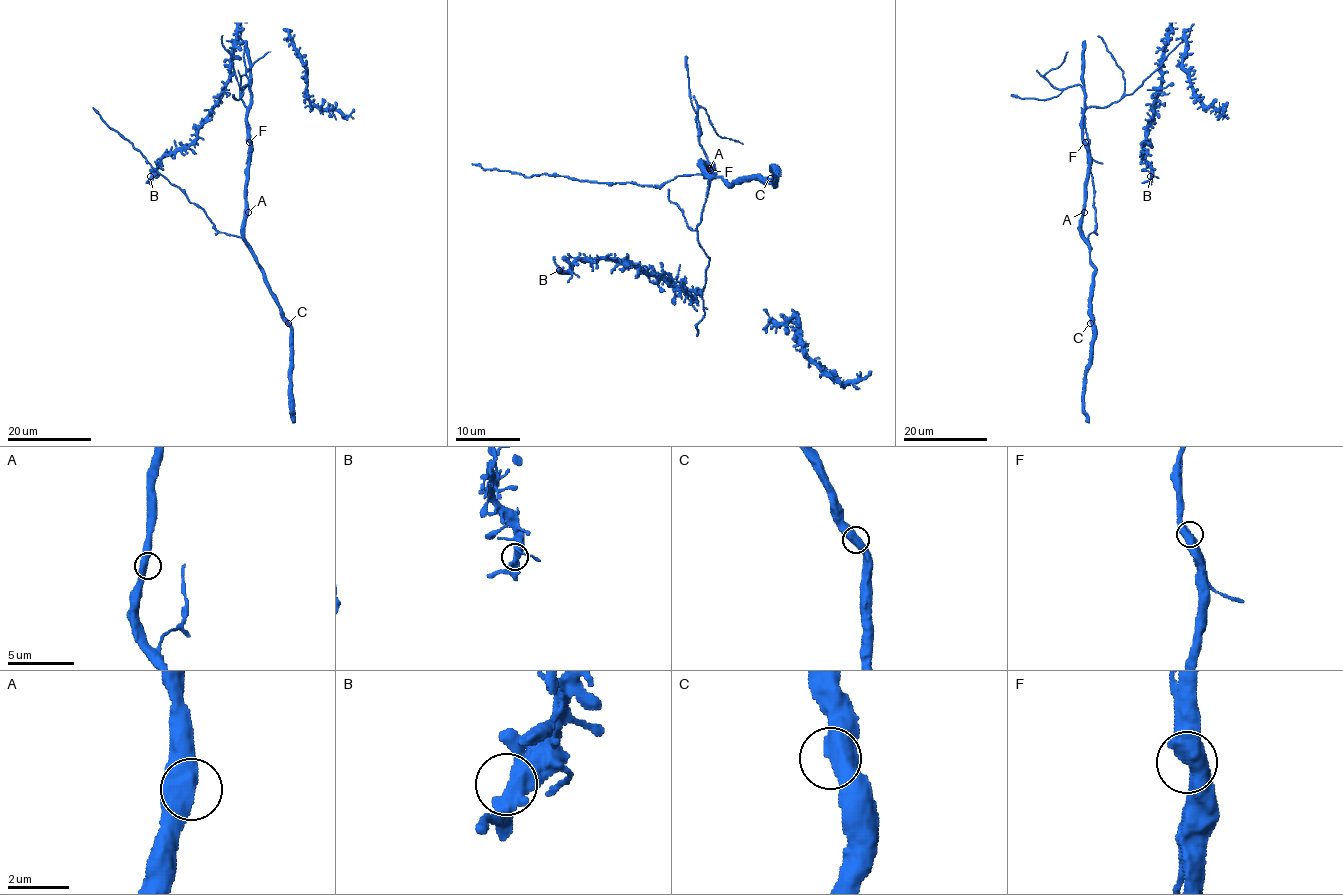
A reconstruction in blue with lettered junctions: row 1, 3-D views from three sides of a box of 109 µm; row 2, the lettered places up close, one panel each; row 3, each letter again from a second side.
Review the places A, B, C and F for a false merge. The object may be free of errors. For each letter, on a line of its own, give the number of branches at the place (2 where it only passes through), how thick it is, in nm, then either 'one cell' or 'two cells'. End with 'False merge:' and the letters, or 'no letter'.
A: 2 | 550 nm | one cell
B: 2 | 500 nm | one cell
C: 2 | 550 nm | one cell
F: 2 | 550 nm | one cell
False merge: no letter

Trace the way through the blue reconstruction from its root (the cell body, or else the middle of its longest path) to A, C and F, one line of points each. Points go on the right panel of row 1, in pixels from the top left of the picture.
A: (1083, 127), (1083, 141), (1088, 153), (1084, 212)
C: (1083, 127), (1083, 141), (1088, 153), (1088, 179), (1081, 238), (1088, 246), (1089, 260), (1095, 268), (1090, 323)
F: (1083, 127), (1085, 142)

